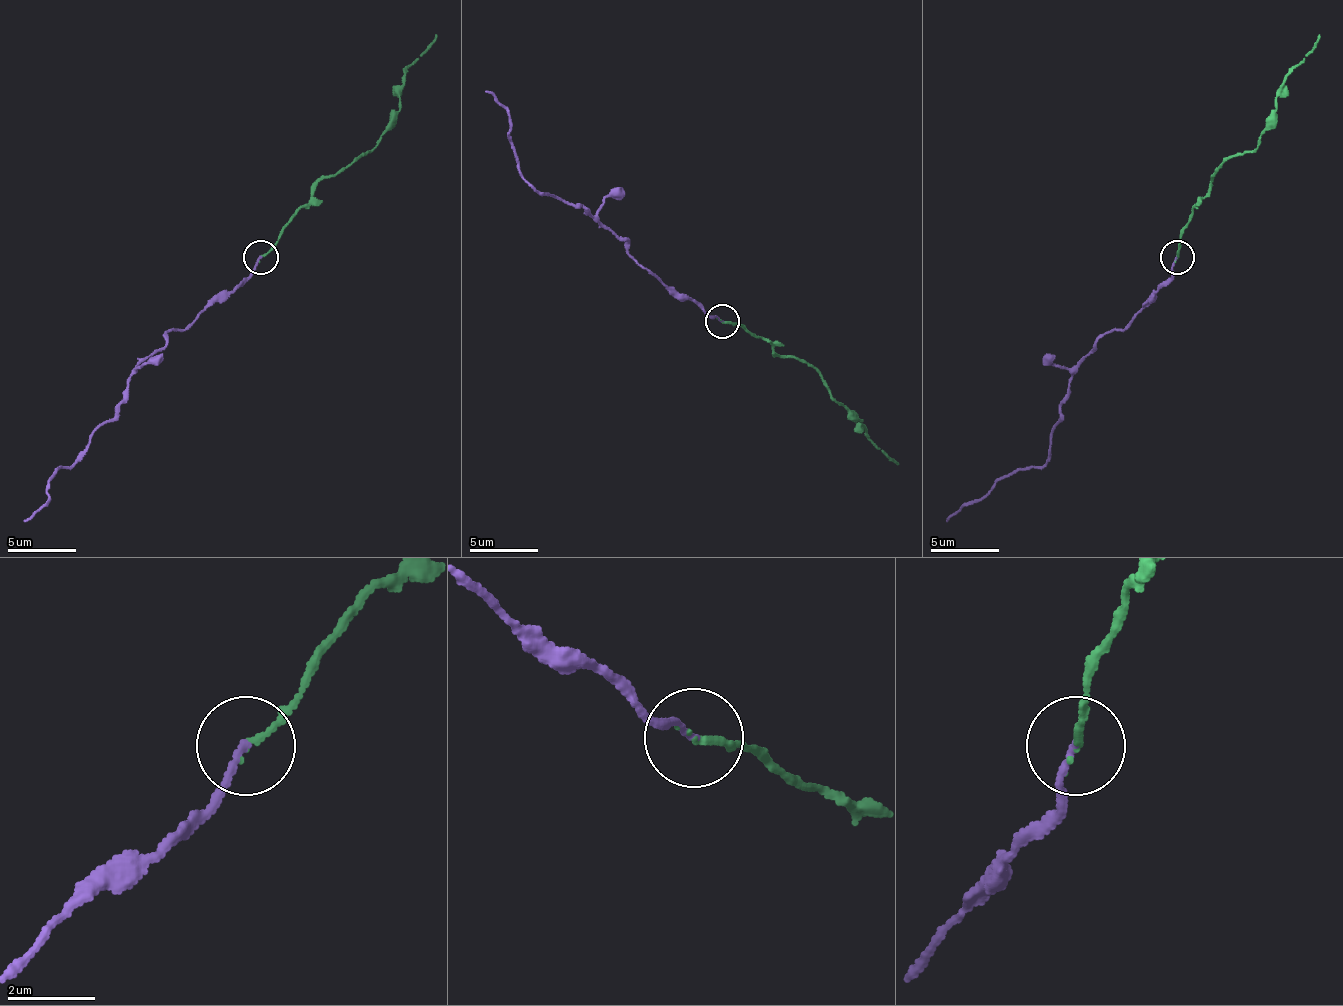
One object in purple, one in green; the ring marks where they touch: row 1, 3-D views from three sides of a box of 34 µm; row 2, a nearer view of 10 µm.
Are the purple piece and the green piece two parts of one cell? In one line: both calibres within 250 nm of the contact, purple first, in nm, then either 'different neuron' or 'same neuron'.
150/150 nm | same neuron

